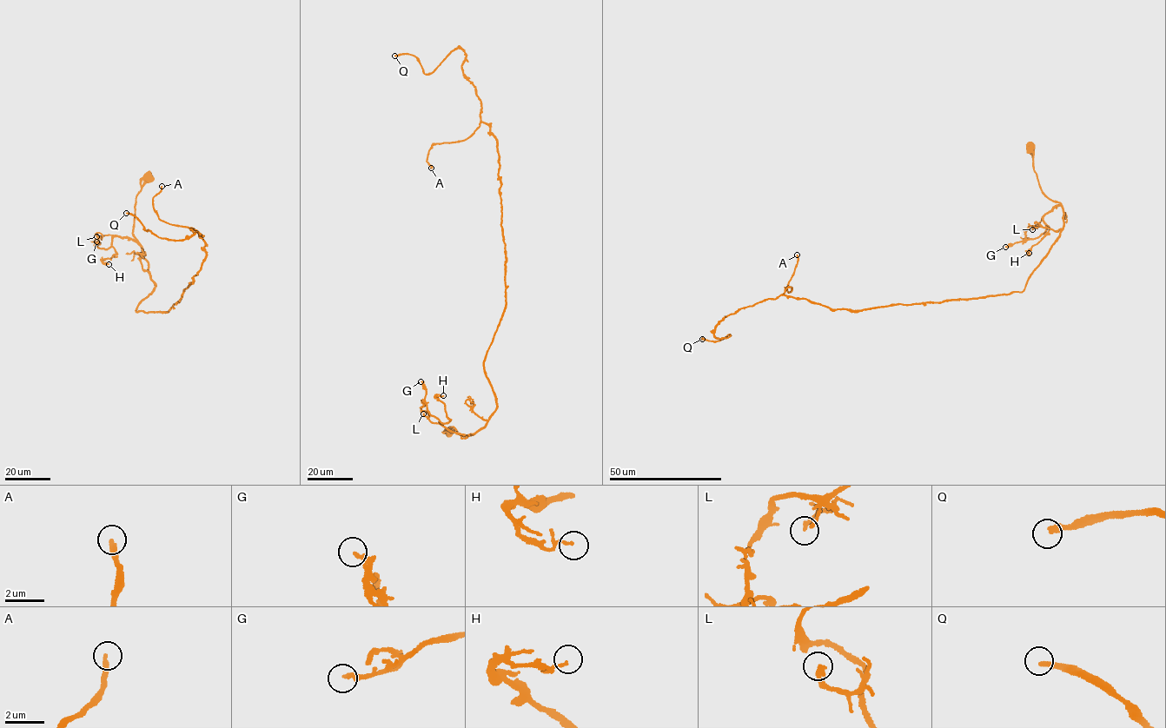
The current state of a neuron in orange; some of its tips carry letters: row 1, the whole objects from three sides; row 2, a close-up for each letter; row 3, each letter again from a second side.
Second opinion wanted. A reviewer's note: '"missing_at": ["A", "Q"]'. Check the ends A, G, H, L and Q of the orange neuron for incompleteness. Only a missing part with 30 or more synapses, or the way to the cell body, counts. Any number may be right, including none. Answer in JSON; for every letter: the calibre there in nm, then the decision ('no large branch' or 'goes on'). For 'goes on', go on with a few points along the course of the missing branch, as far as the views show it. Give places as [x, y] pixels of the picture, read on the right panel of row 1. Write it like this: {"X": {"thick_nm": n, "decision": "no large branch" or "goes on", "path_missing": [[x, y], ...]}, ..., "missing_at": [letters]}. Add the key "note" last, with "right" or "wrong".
{"A": {"thick_nm": 240, "decision": "goes on", "path_missing": [[797, 254], [810, 184], [795, 164], [809, 168], [819, 158]]}, "G": {"thick_nm": 160, "decision": "no large branch"}, "H": {"thick_nm": 90, "decision": "no large branch"}, "L": {"thick_nm": 220, "decision": "no large branch"}, "Q": {"thick_nm": 280, "decision": "goes on", "path_missing": [[702, 339], [700, 369], [697, 374], [723, 373], [732, 378], [732, 387], [714, 388], [718, 380]]}, "missing_at": ["A", "Q"], "note": "right"}

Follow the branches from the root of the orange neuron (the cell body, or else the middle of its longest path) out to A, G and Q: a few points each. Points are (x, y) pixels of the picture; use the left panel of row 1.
A: (149, 178), (132, 231), (155, 286), (136, 312), (169, 310), (207, 254), (197, 231), (158, 217), (162, 186)
G: (149, 178), (135, 197), (132, 231), (136, 241), (114, 236), (106, 249), (98, 248), (96, 241)
Q: (149, 178), (132, 231), (155, 286), (135, 311), (167, 312), (201, 269), (203, 234), (162, 239), (126, 213)

